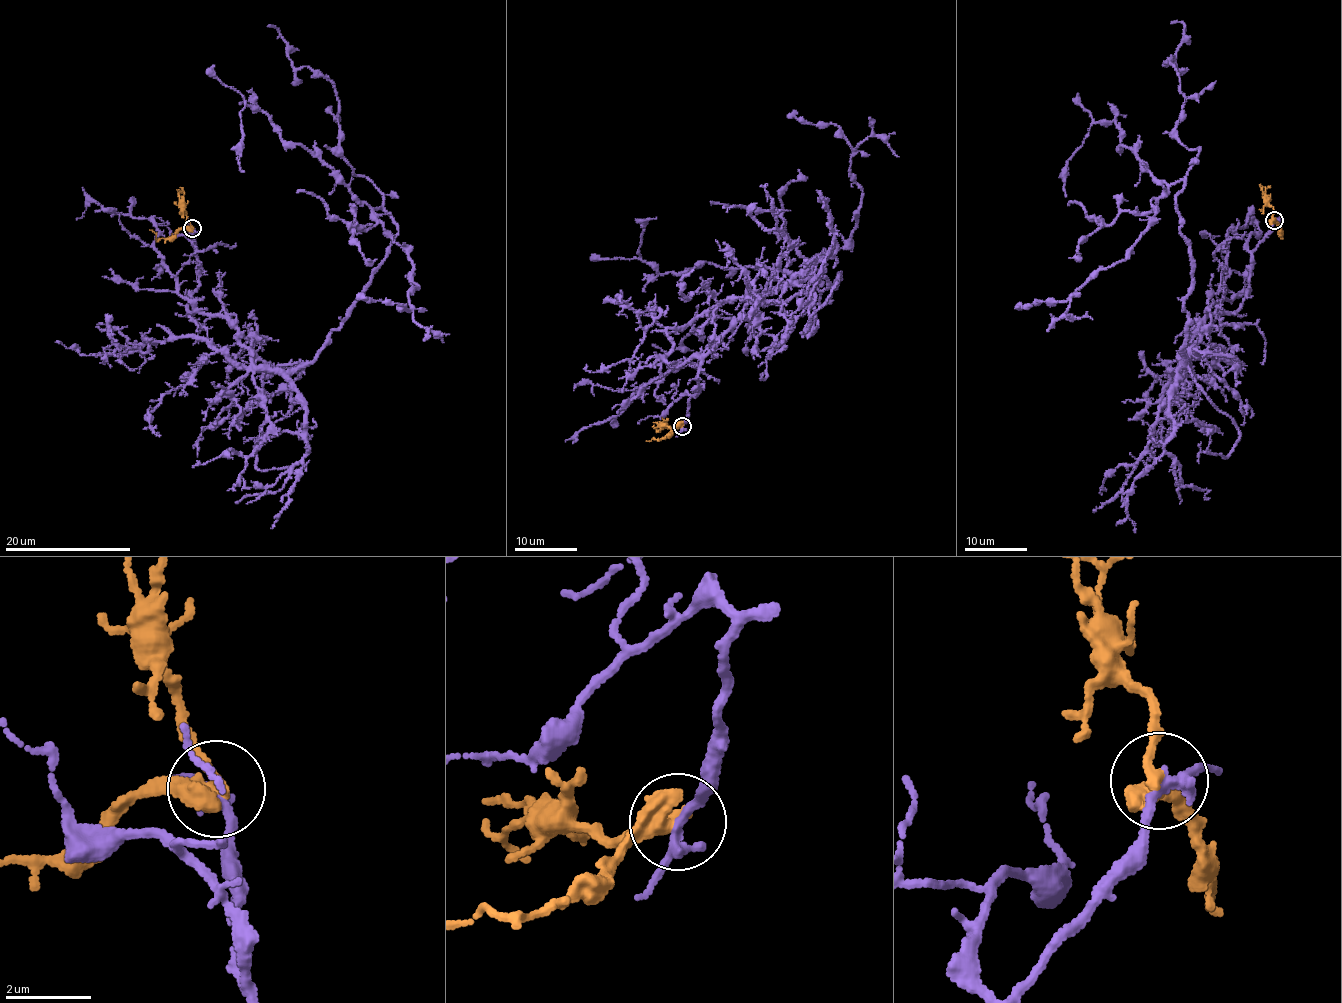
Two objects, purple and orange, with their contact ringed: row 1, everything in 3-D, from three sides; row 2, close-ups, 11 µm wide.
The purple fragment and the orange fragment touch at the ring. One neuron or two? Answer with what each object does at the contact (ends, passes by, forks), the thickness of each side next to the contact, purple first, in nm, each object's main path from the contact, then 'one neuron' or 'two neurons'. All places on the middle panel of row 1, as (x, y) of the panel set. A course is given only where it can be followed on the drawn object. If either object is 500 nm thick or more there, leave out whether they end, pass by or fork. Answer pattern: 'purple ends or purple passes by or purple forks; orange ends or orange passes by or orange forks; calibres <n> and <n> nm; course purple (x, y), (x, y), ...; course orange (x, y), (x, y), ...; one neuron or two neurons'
purple passes by; orange passes by; calibres 240 and 400 nm; course purple (681, 425), (719, 338), (841, 273), (820, 290), (659, 272), (638, 253), (656, 217); course orange (681, 425), (660, 440), (646, 441); two neurons

